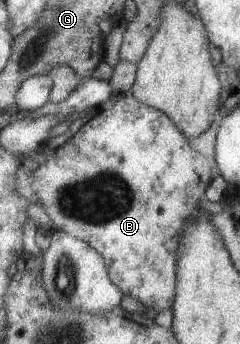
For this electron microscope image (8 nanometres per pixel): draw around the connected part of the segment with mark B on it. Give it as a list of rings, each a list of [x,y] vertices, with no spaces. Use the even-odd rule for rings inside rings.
[[[130,93],[111,95],[104,103],[96,107],[96,114],[88,121],[78,119],[76,116],[70,123],[70,127],[61,136],[54,136],[46,140],[40,149],[28,156],[22,156],[21,168],[19,169],[19,181],[17,188],[19,192],[32,203],[44,205],[44,209],[51,213],[54,228],[58,231],[72,234],[88,242],[98,253],[104,256],[112,281],[120,286],[124,295],[136,297],[146,309],[153,309],[157,313],[170,309],[172,311],[177,296],[179,259],[181,256],[181,244],[185,234],[197,224],[195,218],[201,214],[202,200],[205,193],[217,173],[215,158],[204,156],[194,151],[190,141],[184,132],[176,125],[176,122],[163,111],[140,103]]]

